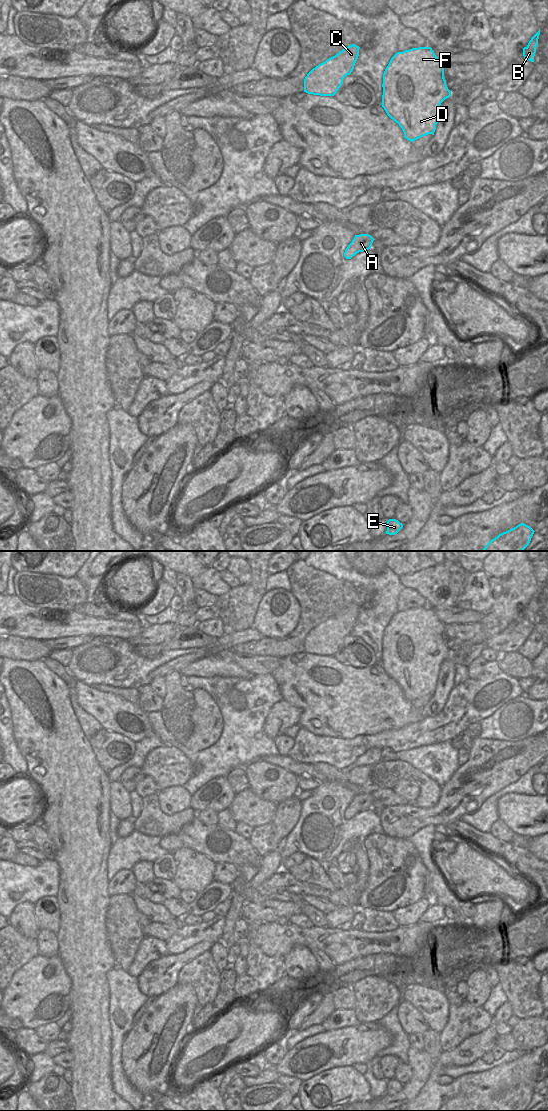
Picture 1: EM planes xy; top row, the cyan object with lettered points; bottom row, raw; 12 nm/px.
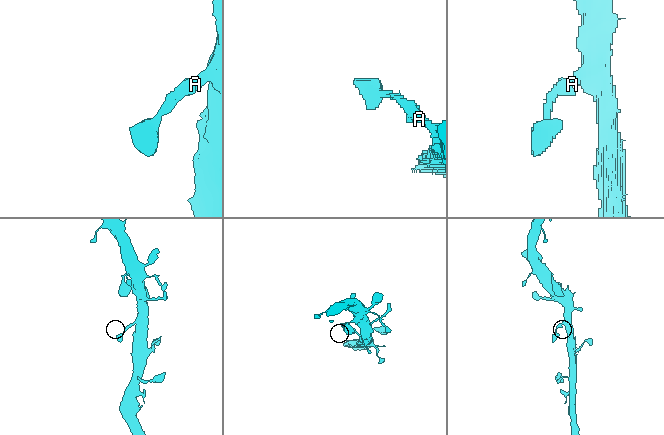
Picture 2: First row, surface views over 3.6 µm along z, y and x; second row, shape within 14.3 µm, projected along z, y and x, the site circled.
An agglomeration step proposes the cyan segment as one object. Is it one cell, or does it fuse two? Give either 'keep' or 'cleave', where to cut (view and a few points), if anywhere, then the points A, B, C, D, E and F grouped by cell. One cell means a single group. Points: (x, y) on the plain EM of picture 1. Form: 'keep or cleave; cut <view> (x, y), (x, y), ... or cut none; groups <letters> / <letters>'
keep; cut none; groups A B C D E F

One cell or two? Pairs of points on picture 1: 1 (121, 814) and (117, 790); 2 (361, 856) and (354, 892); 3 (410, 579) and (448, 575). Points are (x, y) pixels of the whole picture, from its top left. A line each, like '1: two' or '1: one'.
1: one
2: one
3: one

